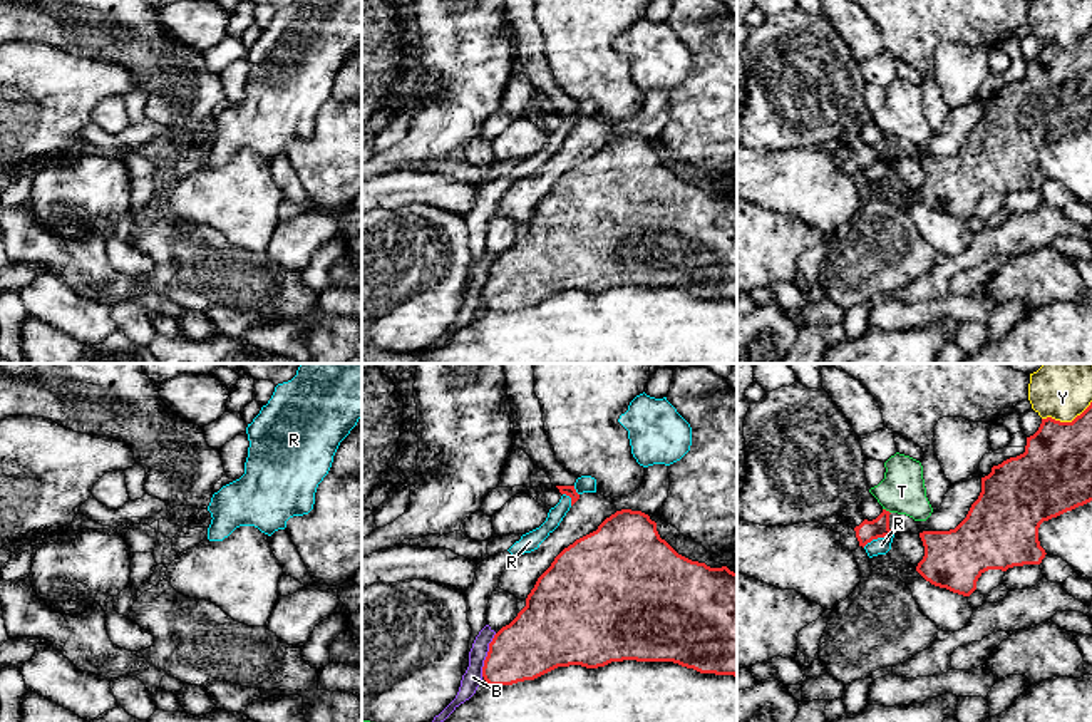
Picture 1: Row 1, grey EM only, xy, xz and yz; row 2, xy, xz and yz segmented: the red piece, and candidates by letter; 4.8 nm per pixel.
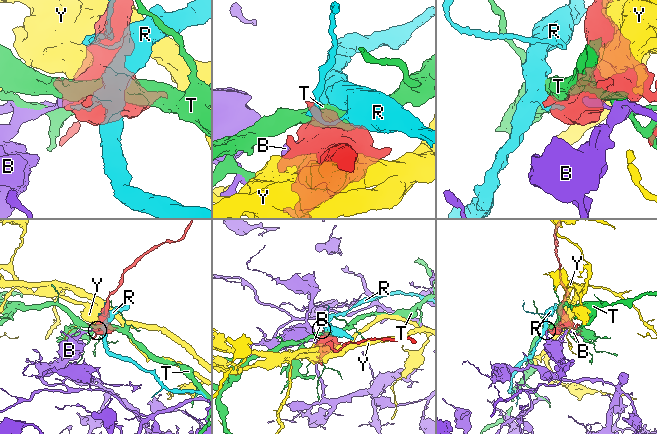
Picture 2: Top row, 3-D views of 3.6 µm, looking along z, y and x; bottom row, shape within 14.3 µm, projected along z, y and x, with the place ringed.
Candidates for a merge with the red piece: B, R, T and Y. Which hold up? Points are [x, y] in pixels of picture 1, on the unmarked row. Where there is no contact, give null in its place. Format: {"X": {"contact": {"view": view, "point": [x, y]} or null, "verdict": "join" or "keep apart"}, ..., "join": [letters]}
{"B": {"contact": {"view": "xz", "point": [488, 280]}, "verdict": "keep apart"}, "R": {"contact": {"view": "yz", "point": [876, 163]}, "verdict": "keep apart"}, "T": {"contact": {"view": "yz", "point": [885, 134]}, "verdict": "keep apart"}, "Y": {"contact": {"view": "yz", "point": [1067, 47]}, "verdict": "keep apart"}, "join": []}

